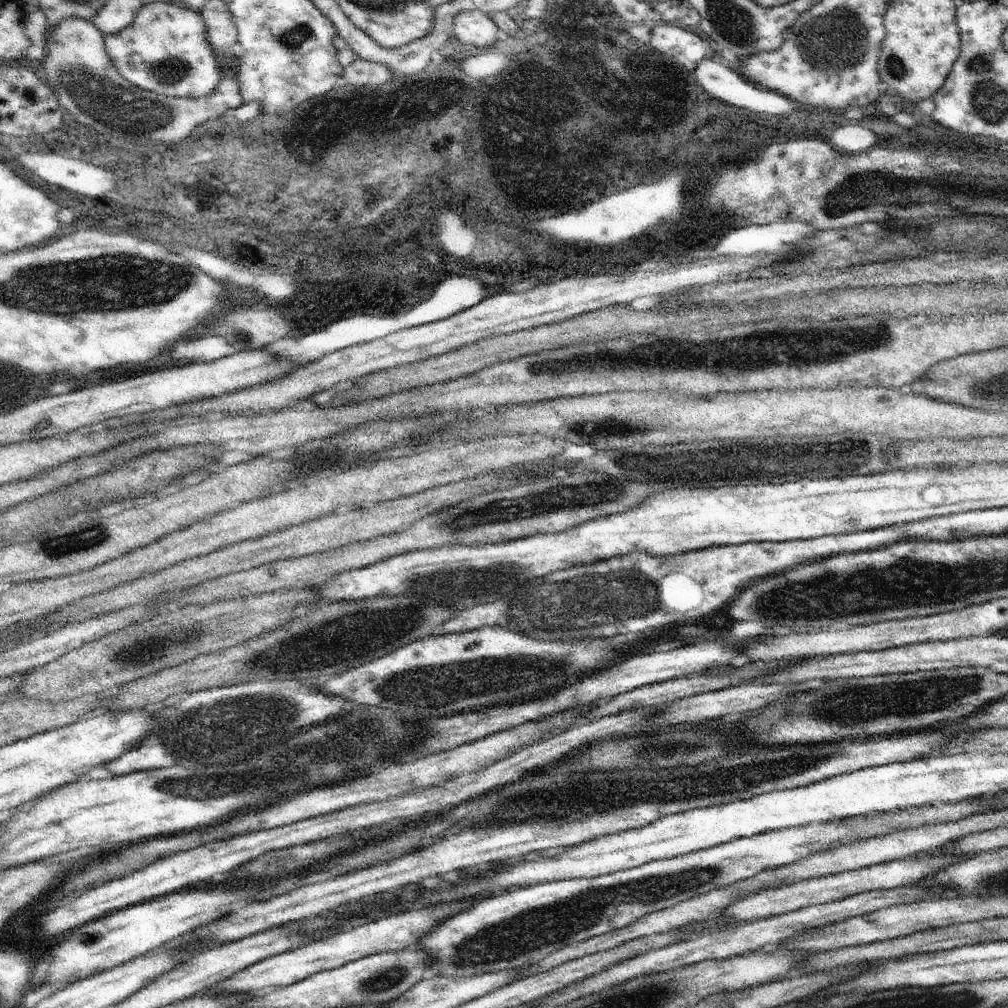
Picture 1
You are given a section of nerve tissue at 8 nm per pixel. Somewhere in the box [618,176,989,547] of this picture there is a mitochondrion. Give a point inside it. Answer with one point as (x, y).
(854, 449)

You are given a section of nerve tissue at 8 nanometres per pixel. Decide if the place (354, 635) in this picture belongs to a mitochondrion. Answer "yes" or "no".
yes

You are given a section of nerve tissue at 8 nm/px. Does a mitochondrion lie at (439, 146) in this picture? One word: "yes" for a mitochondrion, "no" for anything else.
no

